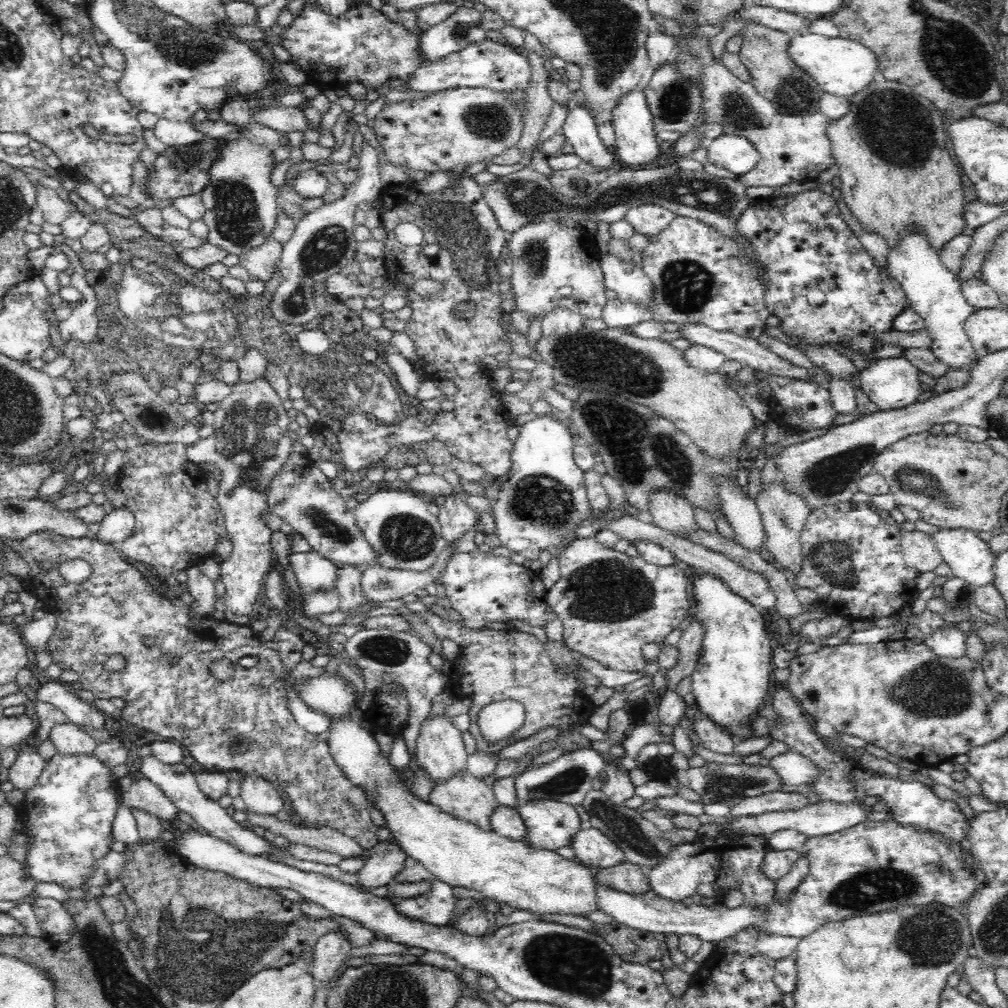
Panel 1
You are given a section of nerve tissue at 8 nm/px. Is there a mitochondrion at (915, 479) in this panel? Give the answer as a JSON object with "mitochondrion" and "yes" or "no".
{"mitochondrion":"yes"}

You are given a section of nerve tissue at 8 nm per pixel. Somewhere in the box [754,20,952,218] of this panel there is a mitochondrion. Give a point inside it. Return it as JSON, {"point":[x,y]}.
{"point":[892,126]}

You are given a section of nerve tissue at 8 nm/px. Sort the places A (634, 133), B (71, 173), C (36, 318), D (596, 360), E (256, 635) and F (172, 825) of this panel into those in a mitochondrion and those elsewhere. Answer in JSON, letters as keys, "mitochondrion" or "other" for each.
{"A":"other","B":"other","C":"other","D":"mitochondrion","E":"other","F":"other"}

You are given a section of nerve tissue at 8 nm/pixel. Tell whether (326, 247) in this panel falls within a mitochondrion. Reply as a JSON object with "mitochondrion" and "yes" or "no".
{"mitochondrion":"yes"}

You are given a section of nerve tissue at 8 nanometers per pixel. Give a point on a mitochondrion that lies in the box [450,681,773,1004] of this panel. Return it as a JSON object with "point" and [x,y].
{"point":[566,963]}

